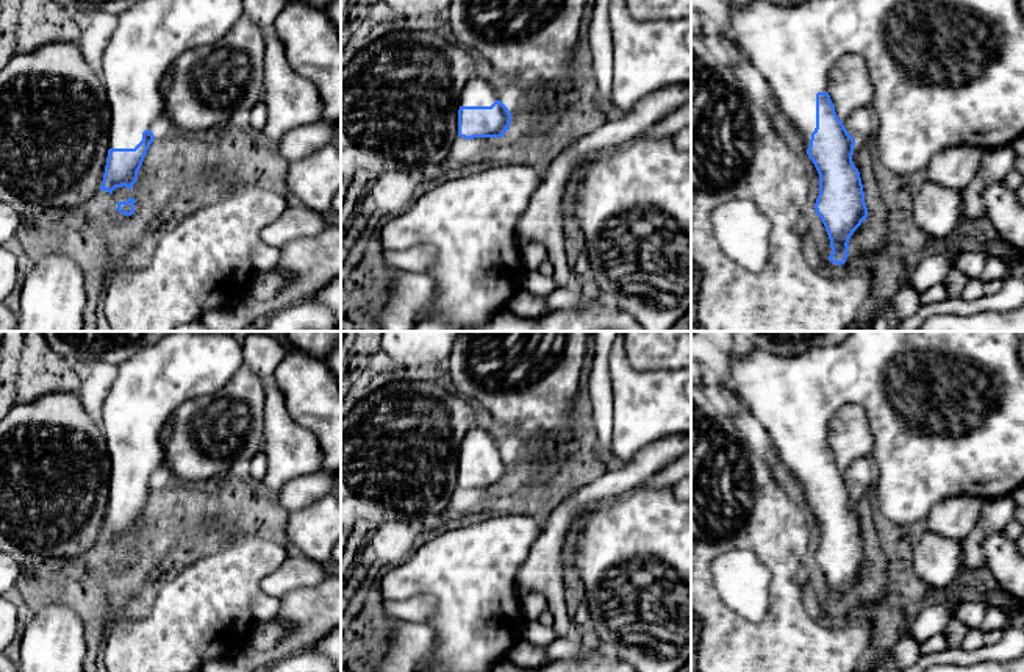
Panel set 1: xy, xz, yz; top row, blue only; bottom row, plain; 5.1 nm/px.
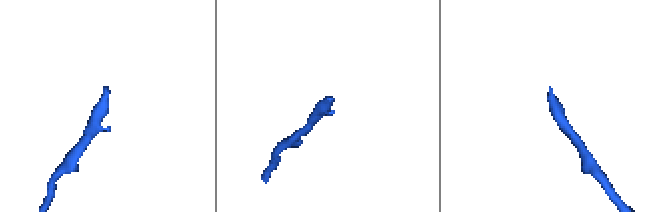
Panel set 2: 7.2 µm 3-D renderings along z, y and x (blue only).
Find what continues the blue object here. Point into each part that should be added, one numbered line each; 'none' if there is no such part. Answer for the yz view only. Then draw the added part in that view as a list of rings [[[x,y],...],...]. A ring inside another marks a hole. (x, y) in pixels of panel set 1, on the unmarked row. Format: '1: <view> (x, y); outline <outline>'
1: yz (946, 408); outline [[[849,331],[840,344],[810,349],[796,356],[741,345],[727,361],[736,386],[735,399],[760,420],[805,499],[816,478],[816,444],[827,442],[829,422],[847,402],[868,413],[872,456],[879,469],[879,509],[896,525],[924,522],[932,506],[943,499],[994,499],[1013,494],[1024,484],[1024,367],[1019,361],[1019,331]]]

